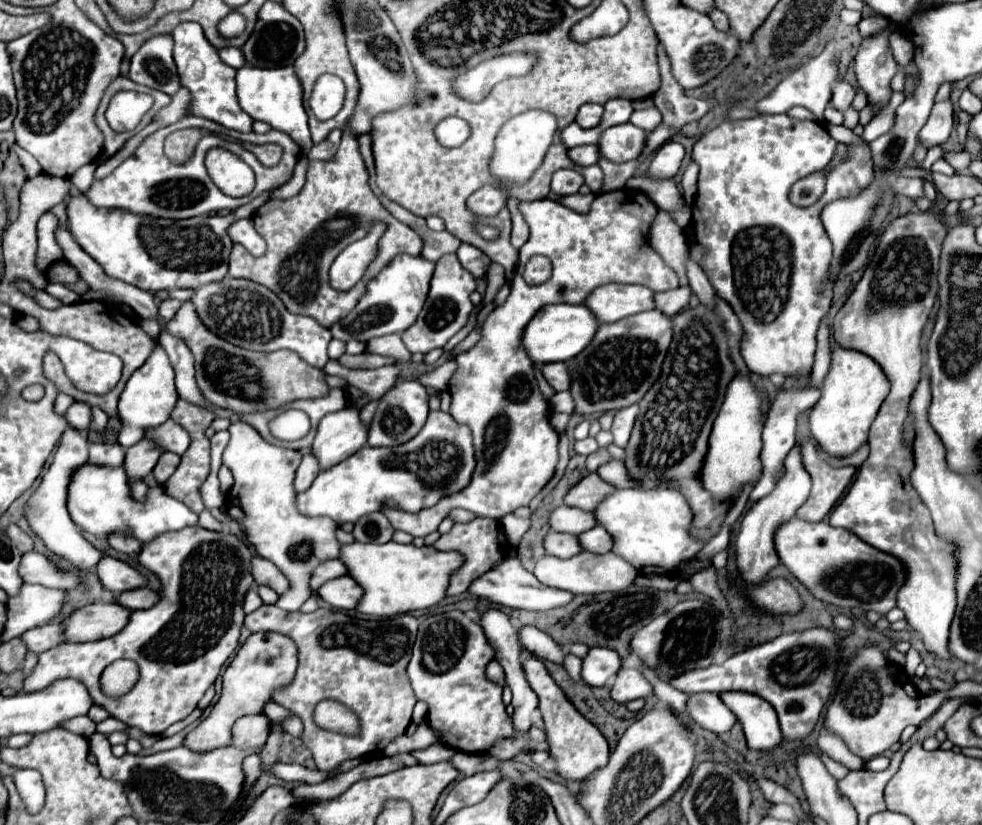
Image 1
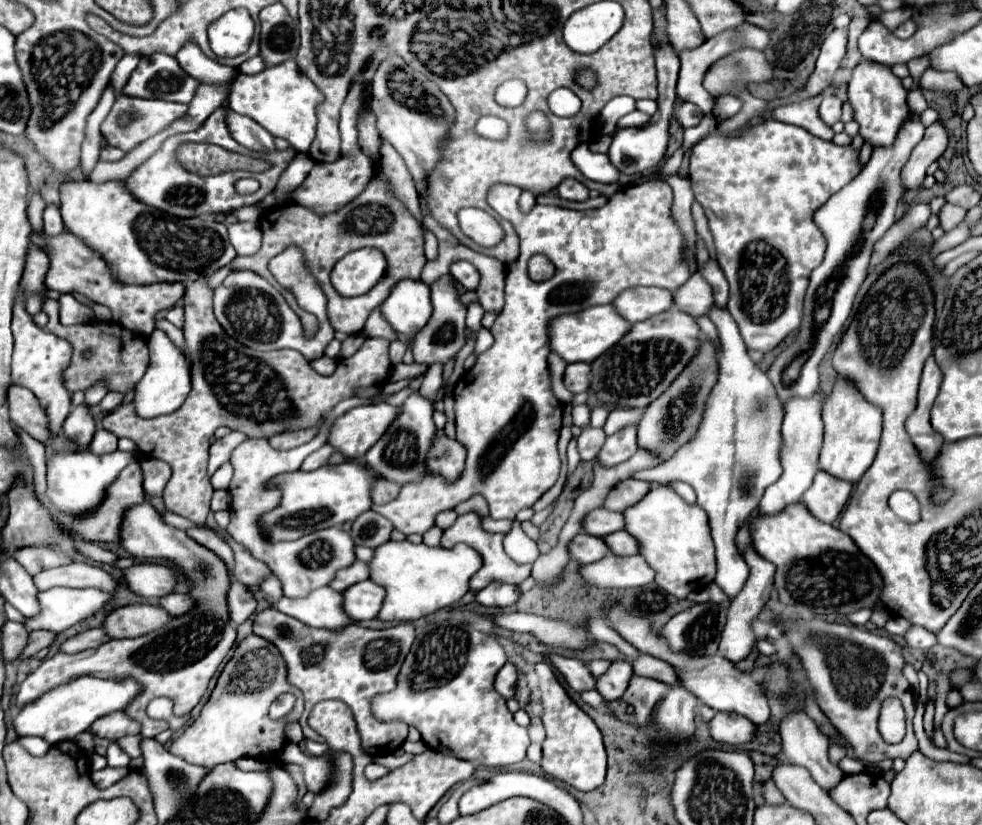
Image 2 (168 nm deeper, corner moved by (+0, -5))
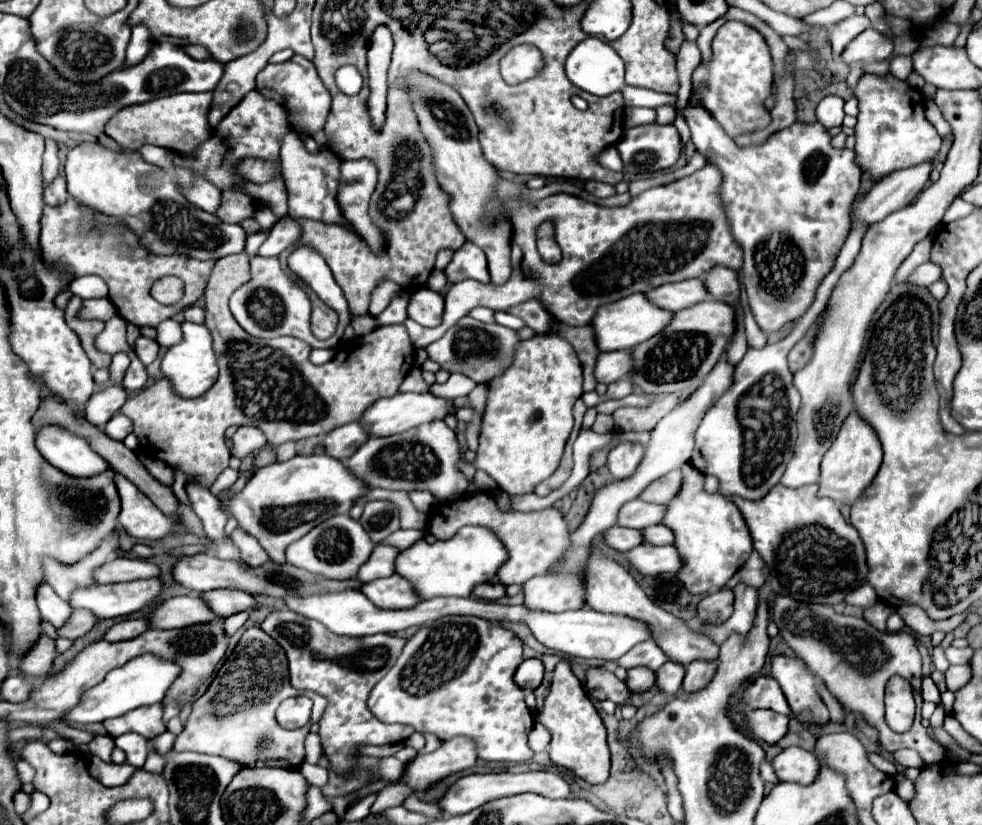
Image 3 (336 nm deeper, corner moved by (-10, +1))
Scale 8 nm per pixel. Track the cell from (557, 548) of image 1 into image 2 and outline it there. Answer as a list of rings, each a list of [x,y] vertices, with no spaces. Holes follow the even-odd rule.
[[[583,532],[577,538],[573,538],[573,544],[569,544],[569,552],[579,564],[591,564],[605,558],[609,554],[609,548],[603,538]]]

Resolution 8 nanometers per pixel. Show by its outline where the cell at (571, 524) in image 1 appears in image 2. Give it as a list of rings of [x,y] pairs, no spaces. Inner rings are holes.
[[[597,508],[585,518],[585,532],[593,536],[607,536],[625,528],[625,518],[621,512],[611,512],[607,508]]]

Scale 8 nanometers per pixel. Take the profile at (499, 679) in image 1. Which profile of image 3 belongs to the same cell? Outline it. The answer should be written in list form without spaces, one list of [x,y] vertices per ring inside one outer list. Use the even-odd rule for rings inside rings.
[[[531,658],[531,660],[523,660],[521,666],[515,672],[515,684],[519,688],[537,688],[541,684],[543,678],[543,664],[539,658]]]

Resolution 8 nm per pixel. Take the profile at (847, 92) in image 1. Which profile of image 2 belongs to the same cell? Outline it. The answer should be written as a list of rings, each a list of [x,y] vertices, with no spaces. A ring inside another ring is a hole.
[[[829,94],[829,96],[823,98],[823,102],[819,106],[819,118],[827,126],[833,126],[835,122],[839,122],[839,118],[841,118],[841,100],[835,94]]]

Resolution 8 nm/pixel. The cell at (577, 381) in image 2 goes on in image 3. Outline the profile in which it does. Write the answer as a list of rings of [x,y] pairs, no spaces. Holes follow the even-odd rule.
[[[617,350],[617,352],[599,354],[593,374],[597,382],[611,384],[623,378],[629,370],[631,370],[631,350]]]

